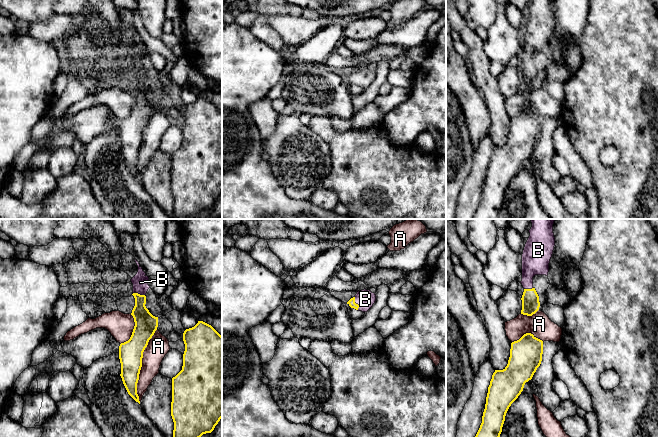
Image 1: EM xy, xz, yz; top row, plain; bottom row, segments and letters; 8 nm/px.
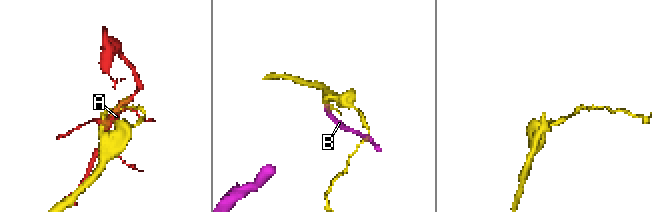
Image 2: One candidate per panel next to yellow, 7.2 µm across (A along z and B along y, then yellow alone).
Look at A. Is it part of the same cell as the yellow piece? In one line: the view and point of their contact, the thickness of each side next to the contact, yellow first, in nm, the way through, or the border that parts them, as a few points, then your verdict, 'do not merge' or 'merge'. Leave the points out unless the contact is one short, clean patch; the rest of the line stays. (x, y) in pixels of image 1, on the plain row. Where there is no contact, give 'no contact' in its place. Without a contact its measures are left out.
contact xy (141, 141); calibres 190 and 180 nm; do not merge

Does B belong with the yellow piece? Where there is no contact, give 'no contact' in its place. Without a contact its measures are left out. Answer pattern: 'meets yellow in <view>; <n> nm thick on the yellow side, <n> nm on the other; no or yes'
meets yellow in xz; 60 nm thick on the yellow side, 150 nm on the other; yes

